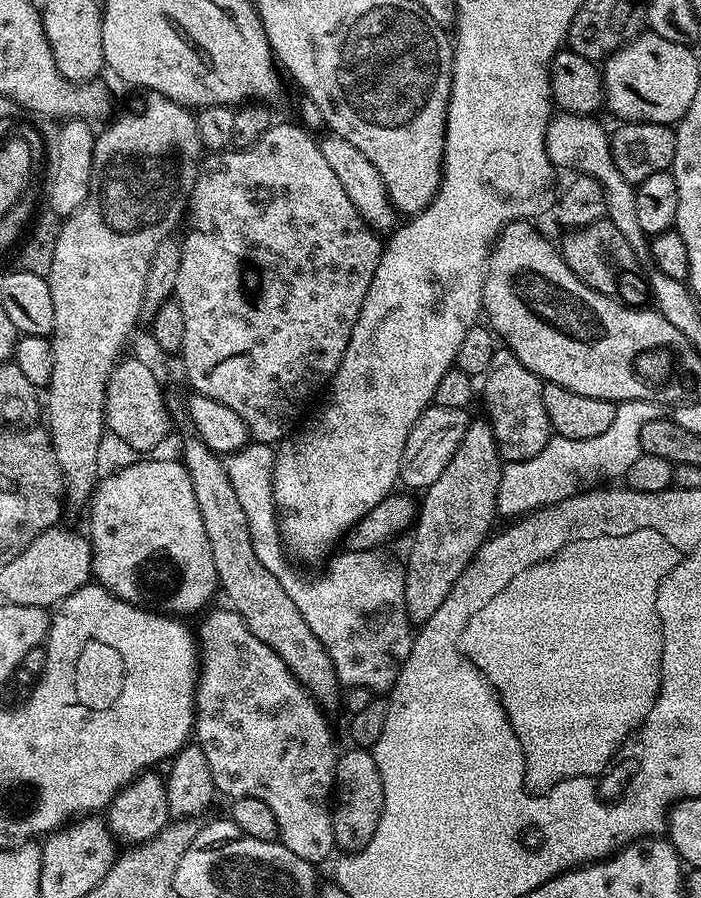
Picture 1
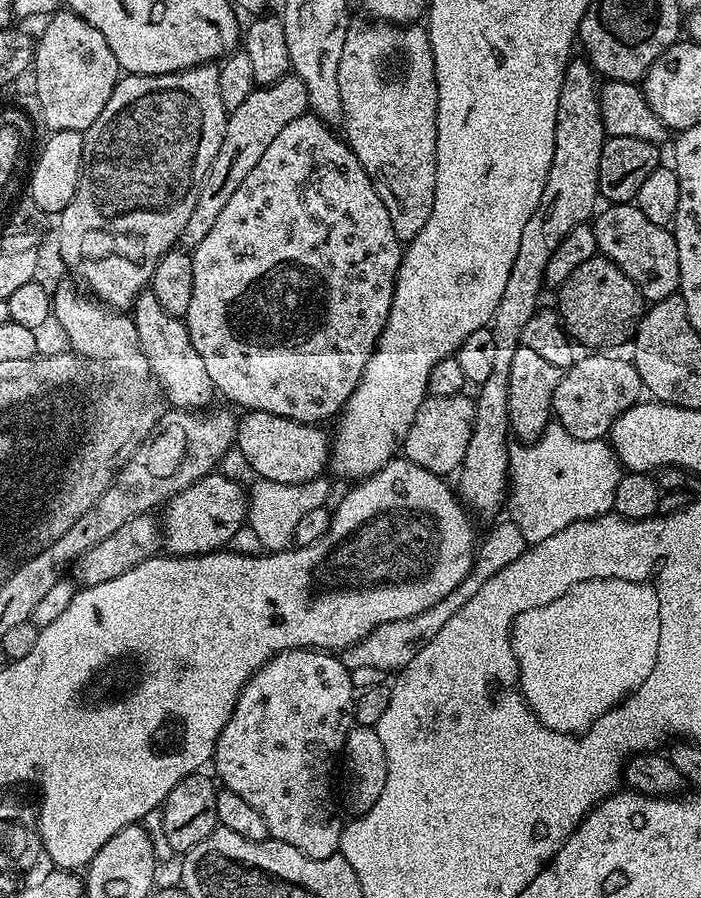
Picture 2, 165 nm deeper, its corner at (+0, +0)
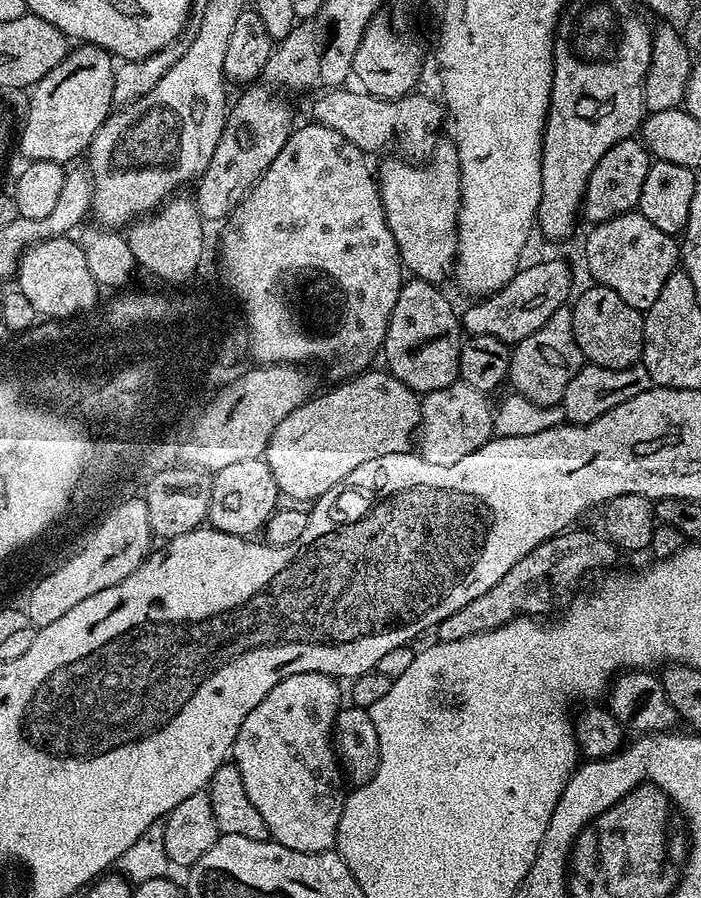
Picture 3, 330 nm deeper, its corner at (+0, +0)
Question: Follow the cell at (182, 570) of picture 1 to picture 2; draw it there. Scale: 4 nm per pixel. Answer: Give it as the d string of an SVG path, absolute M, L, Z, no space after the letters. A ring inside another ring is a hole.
M220 475L203 476L163 505L162 544L171 555L201 556L227 549L240 527L245 527L249 497L230 477Z

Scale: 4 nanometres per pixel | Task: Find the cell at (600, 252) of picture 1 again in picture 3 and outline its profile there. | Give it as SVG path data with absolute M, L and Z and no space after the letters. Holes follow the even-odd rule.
M593 283L571 305L574 342L589 364L597 364L610 370L622 370L637 363L644 354L644 313L622 302L614 290Z

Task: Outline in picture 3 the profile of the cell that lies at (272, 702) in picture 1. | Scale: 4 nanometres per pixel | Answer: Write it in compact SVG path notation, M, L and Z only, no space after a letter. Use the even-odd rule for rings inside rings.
M321 672L290 674L290 678L282 678L282 682L278 682L278 686L274 686L274 690L270 690L270 694L266 694L266 698L262 698L262 702L258 702L258 706L254 706L254 710L250 710L250 714L246 714L246 722L242 722L242 730L238 730L238 738L232 747L231 759L242 774L242 786L246 786L246 798L250 798L250 802L257 808L258 814L262 814L262 822L266 822L269 837L277 844L286 846L290 850L330 852L336 847L336 831L338 830L338 822L342 818L342 806L346 795L345 777L342 775L340 762L332 742L332 727L336 721L336 715L340 713L342 707L340 688L336 684L339 683L333 677Z

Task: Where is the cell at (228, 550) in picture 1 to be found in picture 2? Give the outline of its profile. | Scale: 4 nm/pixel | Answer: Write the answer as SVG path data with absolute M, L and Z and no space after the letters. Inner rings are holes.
M150 290L140 293L131 317L138 330L140 352L146 354L146 362L160 382L165 401L176 410L207 409L218 393L214 382L210 382L210 373L206 371L198 350L194 350L194 342L190 342L187 323L179 316L166 314Z

